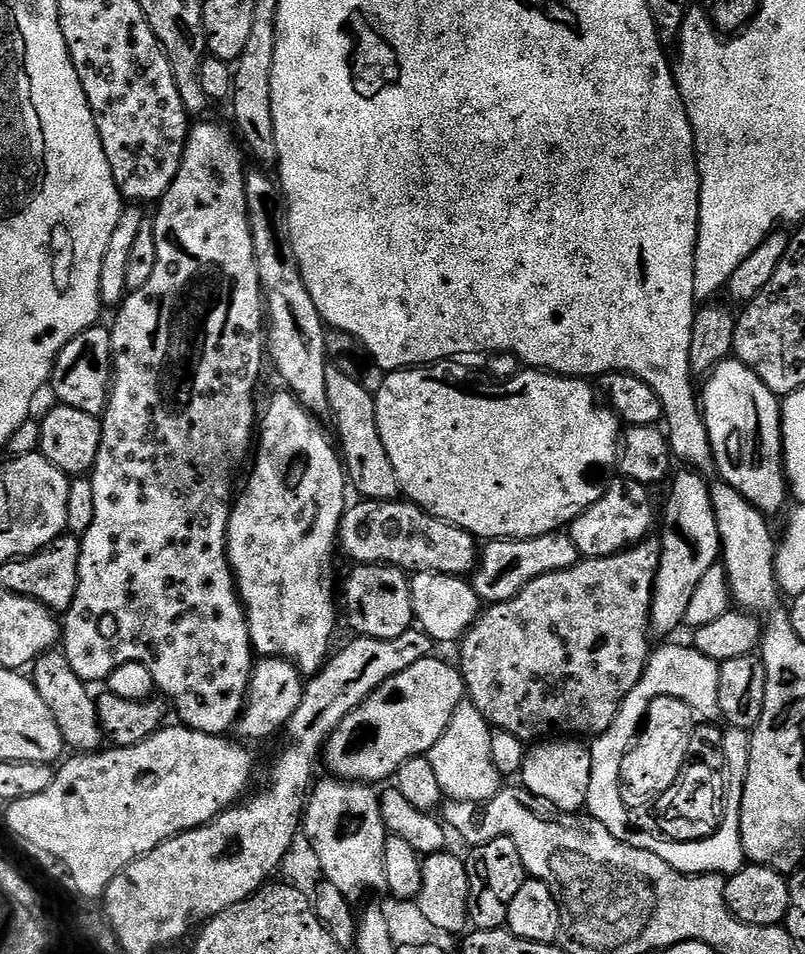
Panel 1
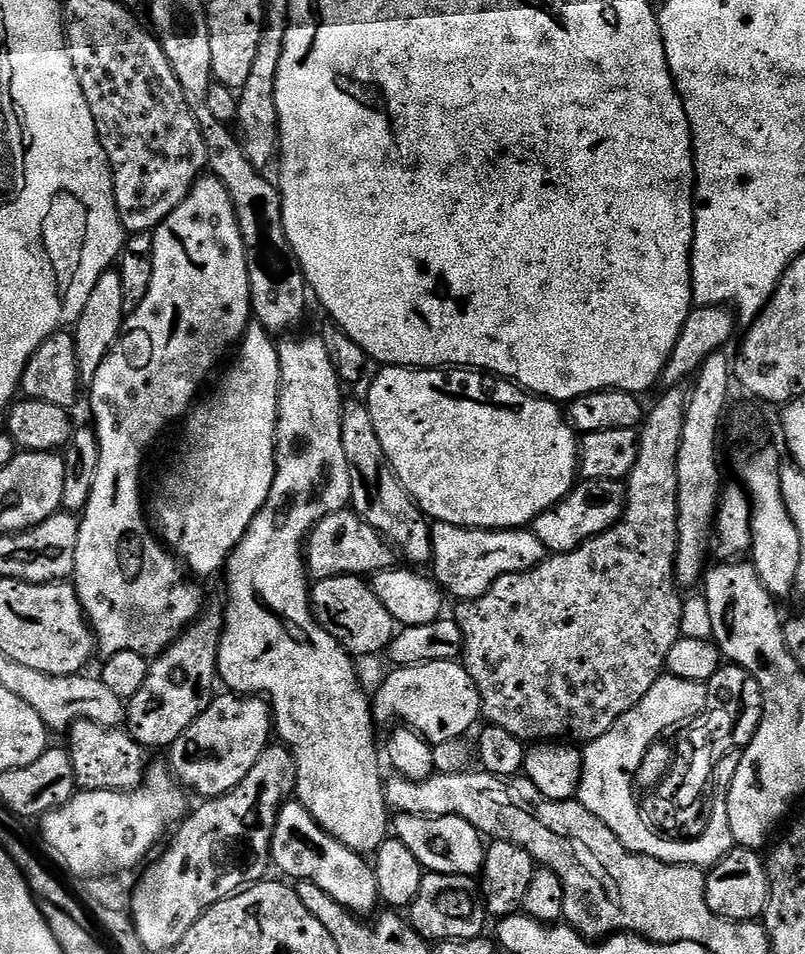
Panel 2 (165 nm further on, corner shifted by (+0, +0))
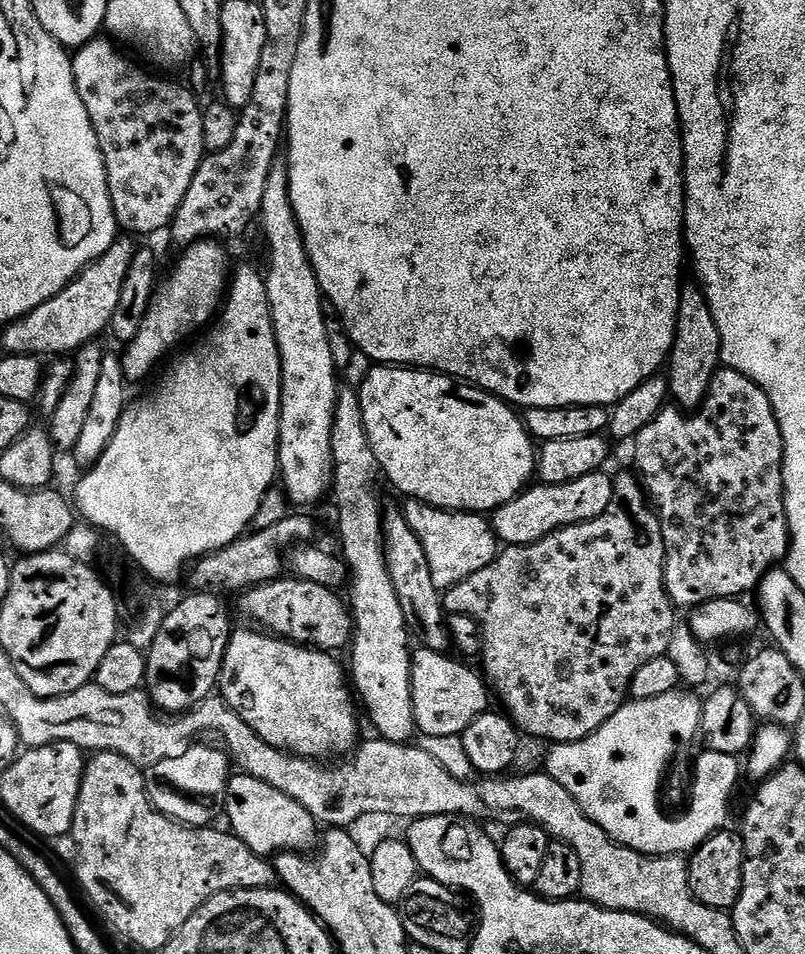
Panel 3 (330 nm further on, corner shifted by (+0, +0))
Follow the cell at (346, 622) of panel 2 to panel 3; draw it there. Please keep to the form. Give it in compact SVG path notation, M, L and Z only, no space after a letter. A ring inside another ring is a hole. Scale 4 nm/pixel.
M281 578L272 580L268 584L258 584L249 588L239 597L240 612L253 625L263 631L280 637L281 640L291 640L293 644L302 644L329 654L339 653L339 648L347 649L354 639L354 621L347 603L340 601L339 591L318 586L318 582L297 580L295 578Z

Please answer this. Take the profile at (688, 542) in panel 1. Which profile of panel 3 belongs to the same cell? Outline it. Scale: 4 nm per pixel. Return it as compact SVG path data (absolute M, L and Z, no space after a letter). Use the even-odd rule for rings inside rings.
M699 286L681 287L676 337L672 343L672 353L668 355L666 361L668 391L674 397L675 403L684 410L699 409L707 398L710 382L716 377L720 367L718 326L714 326L714 314L710 314L710 306L704 297L704 289Z

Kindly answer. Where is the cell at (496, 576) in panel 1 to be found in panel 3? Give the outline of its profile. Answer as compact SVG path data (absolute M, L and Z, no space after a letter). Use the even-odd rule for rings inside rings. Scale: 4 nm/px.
M409 499L407 503L403 505L404 517L406 522L410 522L410 530L418 534L422 550L426 550L426 562L430 562L430 574L434 578L436 588L441 590L453 588L458 582L470 578L470 574L478 574L482 566L490 566L490 562L496 560L498 555L496 532L483 515L433 508L431 504L414 499Z

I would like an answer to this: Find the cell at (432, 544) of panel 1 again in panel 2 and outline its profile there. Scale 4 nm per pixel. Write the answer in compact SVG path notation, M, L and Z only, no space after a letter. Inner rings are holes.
M351 510L331 512L312 527L302 549L309 577L325 580L335 576L358 576L383 572L393 567L394 549L361 516Z

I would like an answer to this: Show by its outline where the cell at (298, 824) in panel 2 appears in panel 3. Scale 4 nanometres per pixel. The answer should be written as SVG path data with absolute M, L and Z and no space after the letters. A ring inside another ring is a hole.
M247 774L233 775L228 782L226 797L226 816L233 836L238 837L254 854L265 858L275 857L281 852L311 853L318 844L318 825L316 819L294 798L274 790L266 782Z

